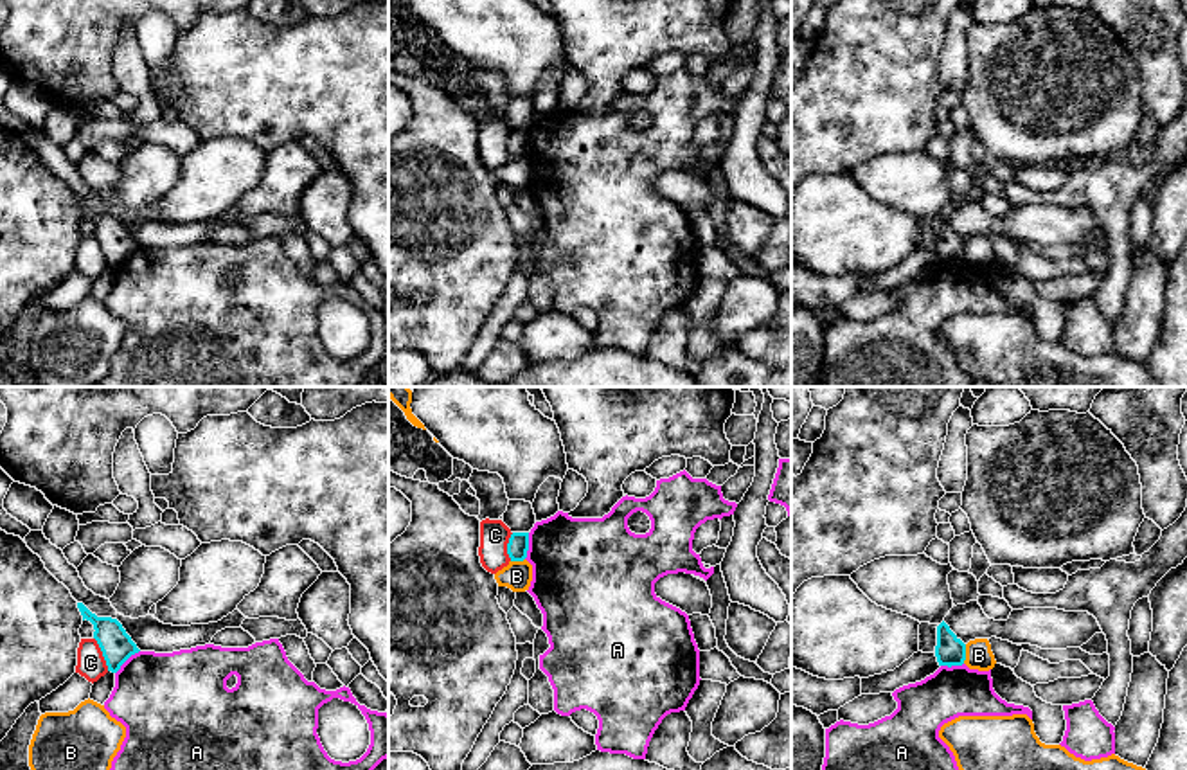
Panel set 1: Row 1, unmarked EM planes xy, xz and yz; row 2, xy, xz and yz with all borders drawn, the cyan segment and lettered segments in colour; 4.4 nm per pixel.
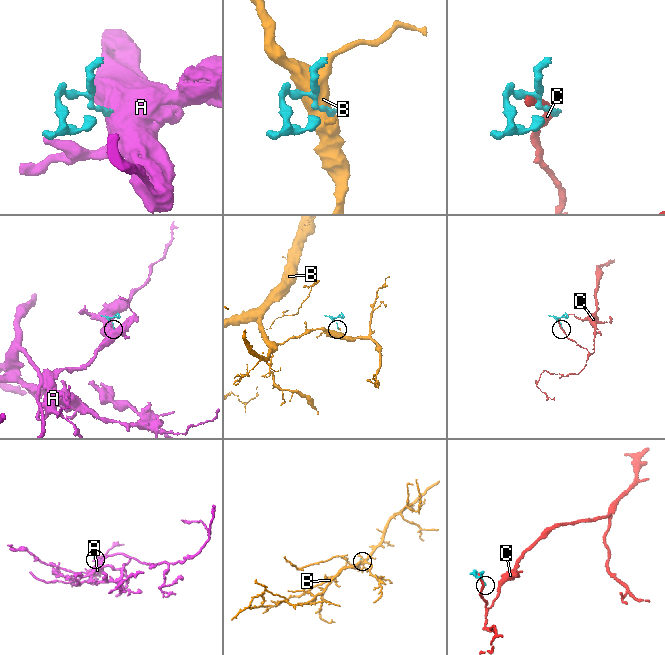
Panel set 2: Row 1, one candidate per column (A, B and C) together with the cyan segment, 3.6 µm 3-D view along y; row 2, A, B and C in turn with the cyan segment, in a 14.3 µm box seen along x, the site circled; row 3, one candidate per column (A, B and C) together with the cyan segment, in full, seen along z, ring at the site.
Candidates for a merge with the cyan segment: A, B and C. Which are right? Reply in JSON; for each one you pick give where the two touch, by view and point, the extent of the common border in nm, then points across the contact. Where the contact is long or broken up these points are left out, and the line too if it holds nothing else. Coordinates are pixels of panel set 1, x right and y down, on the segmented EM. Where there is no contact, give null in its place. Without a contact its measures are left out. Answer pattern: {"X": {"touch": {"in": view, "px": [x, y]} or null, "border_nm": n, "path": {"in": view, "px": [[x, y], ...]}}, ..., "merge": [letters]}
{"merge": []}

